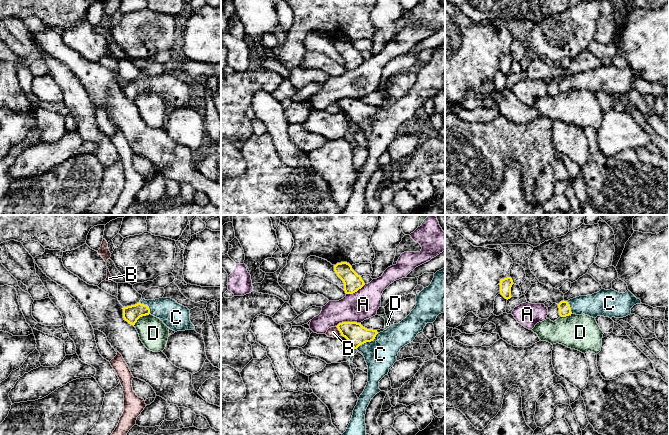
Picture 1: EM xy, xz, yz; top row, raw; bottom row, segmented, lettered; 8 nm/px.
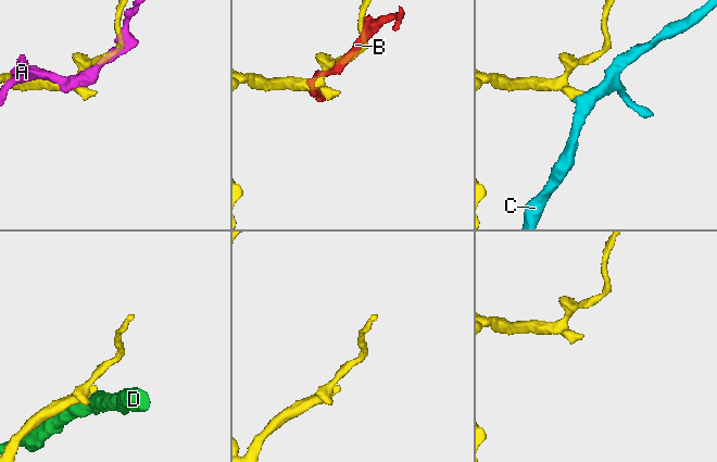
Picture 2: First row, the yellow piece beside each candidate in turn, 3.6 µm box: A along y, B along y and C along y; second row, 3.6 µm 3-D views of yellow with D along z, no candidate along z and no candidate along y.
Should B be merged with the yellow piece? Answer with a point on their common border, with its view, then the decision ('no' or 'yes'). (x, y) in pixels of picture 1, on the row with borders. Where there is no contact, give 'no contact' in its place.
meets yellow in xz at (339, 330); no

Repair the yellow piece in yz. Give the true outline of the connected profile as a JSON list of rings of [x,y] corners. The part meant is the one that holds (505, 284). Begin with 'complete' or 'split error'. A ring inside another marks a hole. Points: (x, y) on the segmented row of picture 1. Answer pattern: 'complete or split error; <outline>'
complete; [[[507,277],[504,279],[500,280],[500,294],[505,298],[505,299],[510,299],[511,296],[511,287],[513,285],[513,280],[511,277]]]

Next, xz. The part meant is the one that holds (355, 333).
split error; [[[445,267],[434,274],[431,284],[416,294],[416,306],[398,324],[383,332],[367,329],[357,322],[342,322],[336,327],[354,349],[361,352],[368,366],[368,382],[358,398],[346,431],[342,435],[366,435],[365,414],[371,399],[379,393],[379,381],[388,375],[398,352],[413,342],[427,323],[444,312]]]

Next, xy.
split error; [[[171,298],[141,299],[135,305],[123,307],[124,320],[133,326],[140,317],[149,314],[159,318],[169,329],[175,332],[195,328],[190,321],[190,310]]]

